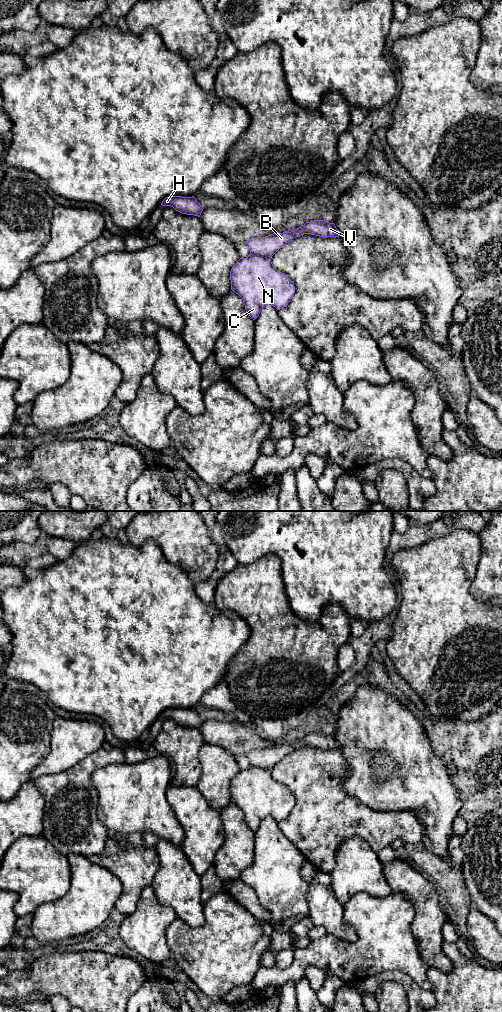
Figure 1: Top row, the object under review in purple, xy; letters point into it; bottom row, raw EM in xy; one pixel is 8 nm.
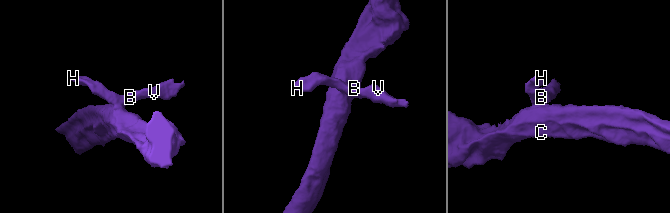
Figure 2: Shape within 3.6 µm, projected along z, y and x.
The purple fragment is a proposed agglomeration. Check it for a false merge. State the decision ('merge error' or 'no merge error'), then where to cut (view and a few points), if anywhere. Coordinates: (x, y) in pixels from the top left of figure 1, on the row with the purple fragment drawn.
merge error; cut xy (251, 253), (269, 258)

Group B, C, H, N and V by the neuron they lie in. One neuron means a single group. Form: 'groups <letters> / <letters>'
groups B H V / C N

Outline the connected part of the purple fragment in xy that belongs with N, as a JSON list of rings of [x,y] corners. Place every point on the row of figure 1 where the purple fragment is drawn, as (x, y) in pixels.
[[[250,254],[240,258],[230,271],[231,290],[238,294],[249,316],[255,320],[268,304],[280,310],[295,293],[294,283],[278,271],[270,258]]]

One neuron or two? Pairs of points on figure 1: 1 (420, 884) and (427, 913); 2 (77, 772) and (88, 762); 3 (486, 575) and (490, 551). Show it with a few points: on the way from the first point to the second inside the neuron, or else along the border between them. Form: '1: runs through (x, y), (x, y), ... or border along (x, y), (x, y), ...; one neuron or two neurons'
1: runs through (420, 891), (423, 896), (423, 902), (427, 906); one neuron
2: runs through (80, 770), (85, 765); one neuron
3: runs through (490, 569), (490, 557); one neuron

